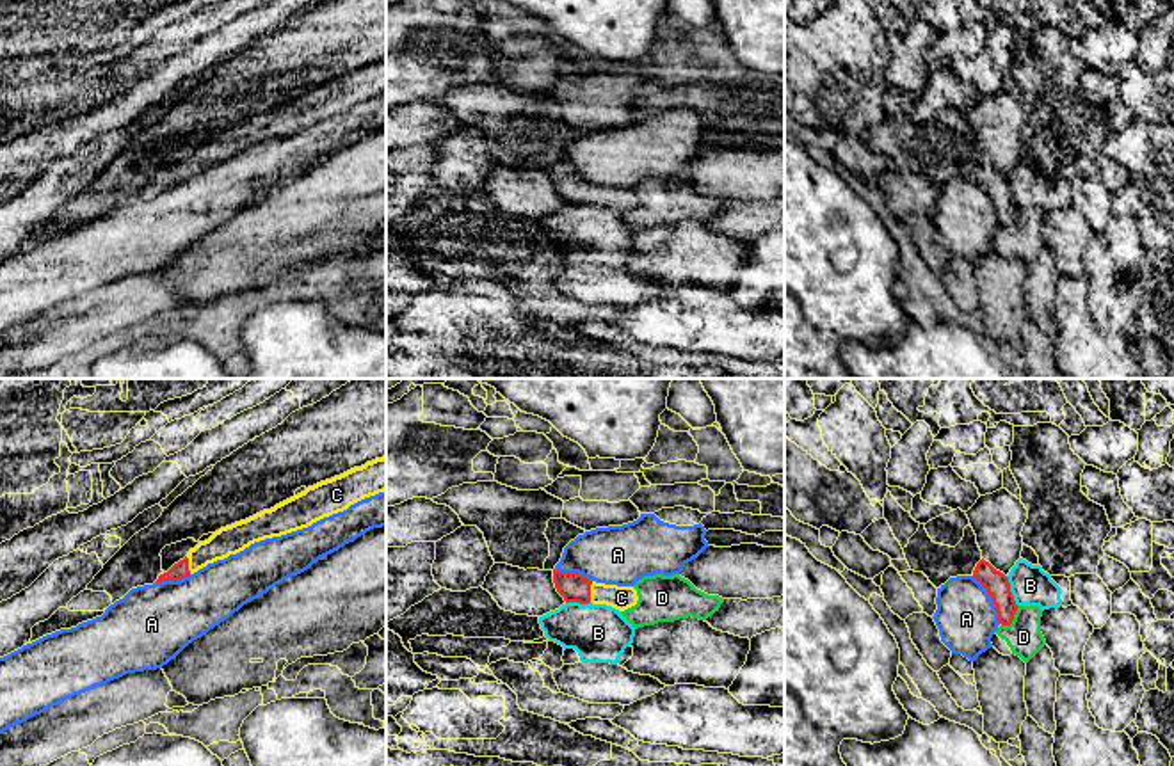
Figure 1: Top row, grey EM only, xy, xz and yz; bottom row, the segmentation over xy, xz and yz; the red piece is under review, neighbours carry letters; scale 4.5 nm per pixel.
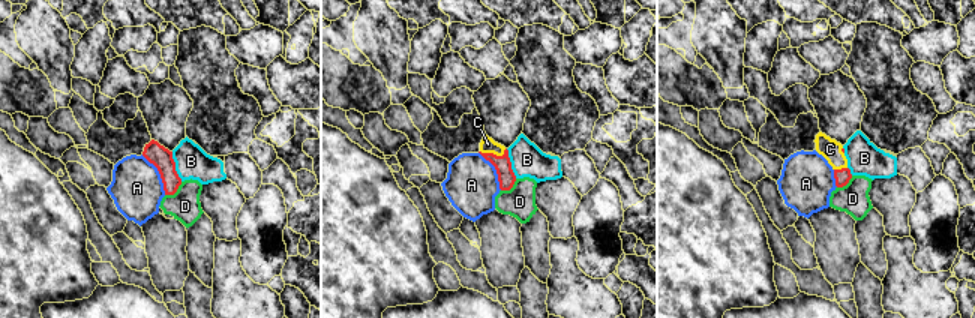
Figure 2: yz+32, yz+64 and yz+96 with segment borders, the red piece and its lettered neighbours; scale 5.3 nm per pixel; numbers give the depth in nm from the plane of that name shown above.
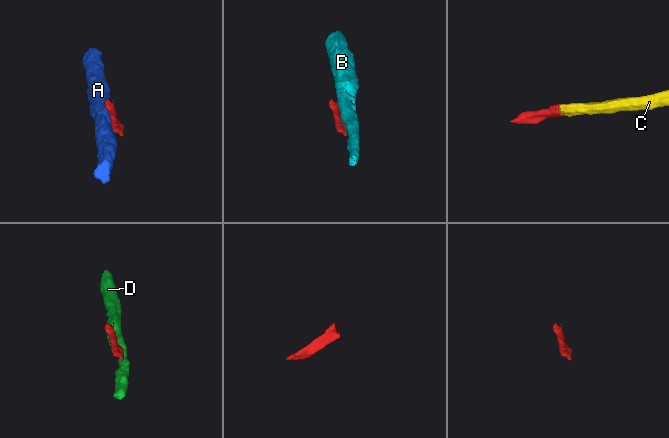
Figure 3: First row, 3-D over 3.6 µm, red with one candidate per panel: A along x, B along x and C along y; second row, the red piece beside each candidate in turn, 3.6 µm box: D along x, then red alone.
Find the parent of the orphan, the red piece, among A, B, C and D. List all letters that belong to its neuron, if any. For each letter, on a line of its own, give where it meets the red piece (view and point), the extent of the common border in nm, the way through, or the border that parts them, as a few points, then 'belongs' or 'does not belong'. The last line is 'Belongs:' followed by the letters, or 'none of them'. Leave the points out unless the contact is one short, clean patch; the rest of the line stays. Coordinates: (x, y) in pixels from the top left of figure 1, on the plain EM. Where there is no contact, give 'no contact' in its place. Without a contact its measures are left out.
A: meets red in yz at (991, 199); contact 260 nm long; does not belong
B: meets red in yz at (1011, 194); contact 160 nm long; does not belong
C: meets red in xz at (589, 194); contact 100 nm long; runs through xz (573, 189), (589, 194), (621, 199); belongs
D: meets red in yz at (1013, 221); contact 130 nm long; does not belong
Belongs: C

